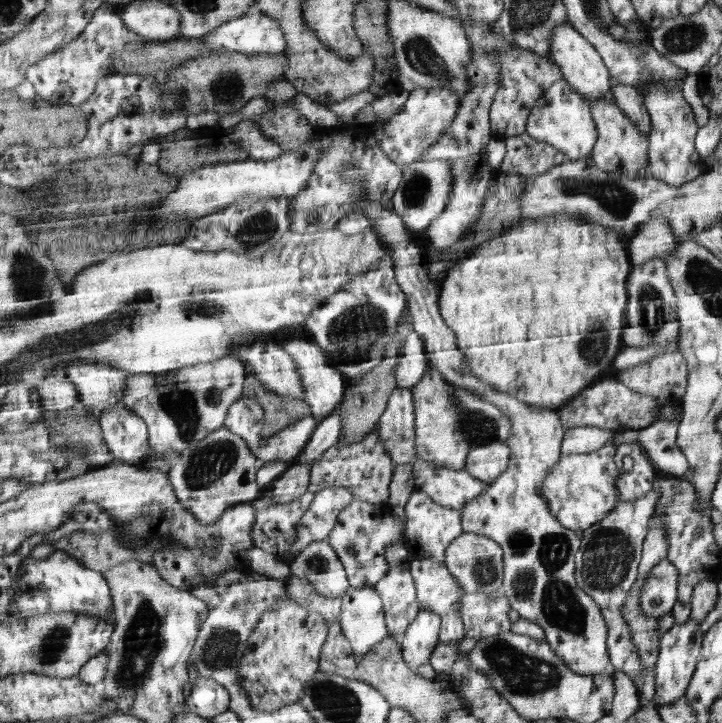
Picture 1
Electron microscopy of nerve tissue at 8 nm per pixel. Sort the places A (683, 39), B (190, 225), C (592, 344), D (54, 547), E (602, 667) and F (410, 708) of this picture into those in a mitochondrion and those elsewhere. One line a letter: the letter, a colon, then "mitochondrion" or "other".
A: mitochondrion
B: other
C: mitochondrion
D: other
E: other
F: other

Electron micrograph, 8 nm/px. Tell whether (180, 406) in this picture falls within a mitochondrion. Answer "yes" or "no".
yes

